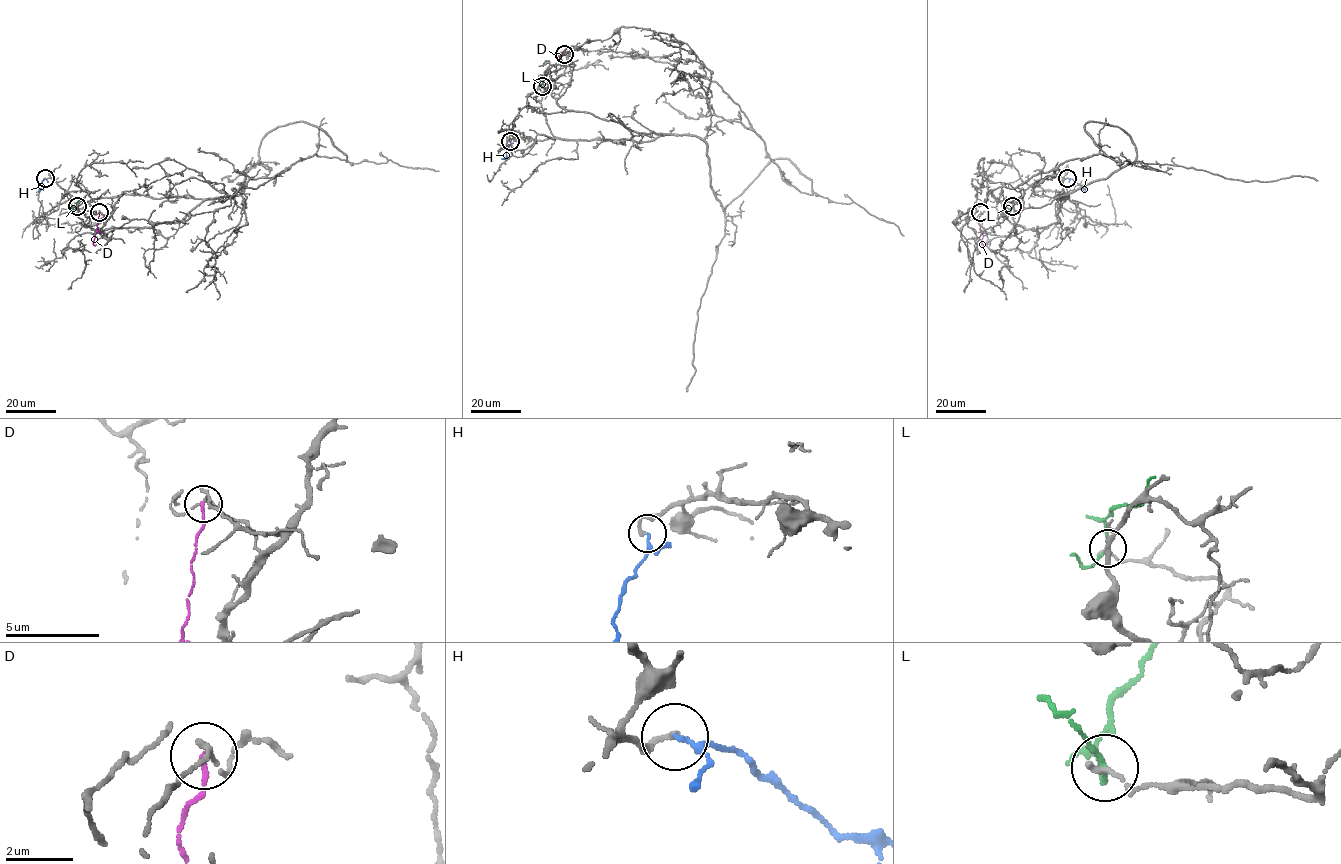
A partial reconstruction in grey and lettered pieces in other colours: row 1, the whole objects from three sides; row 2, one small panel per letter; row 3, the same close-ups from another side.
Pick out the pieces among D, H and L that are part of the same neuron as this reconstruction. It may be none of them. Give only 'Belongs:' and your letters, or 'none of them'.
Belongs: H

